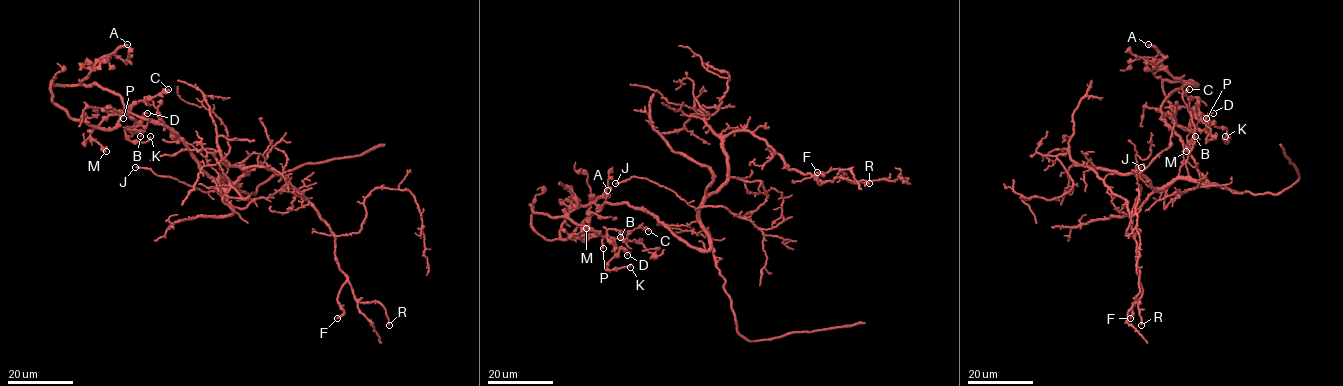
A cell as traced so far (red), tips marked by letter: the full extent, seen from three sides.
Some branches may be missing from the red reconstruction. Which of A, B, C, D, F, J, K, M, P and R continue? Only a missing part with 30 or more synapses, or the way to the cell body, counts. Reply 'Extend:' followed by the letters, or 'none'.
Extend: A, F

